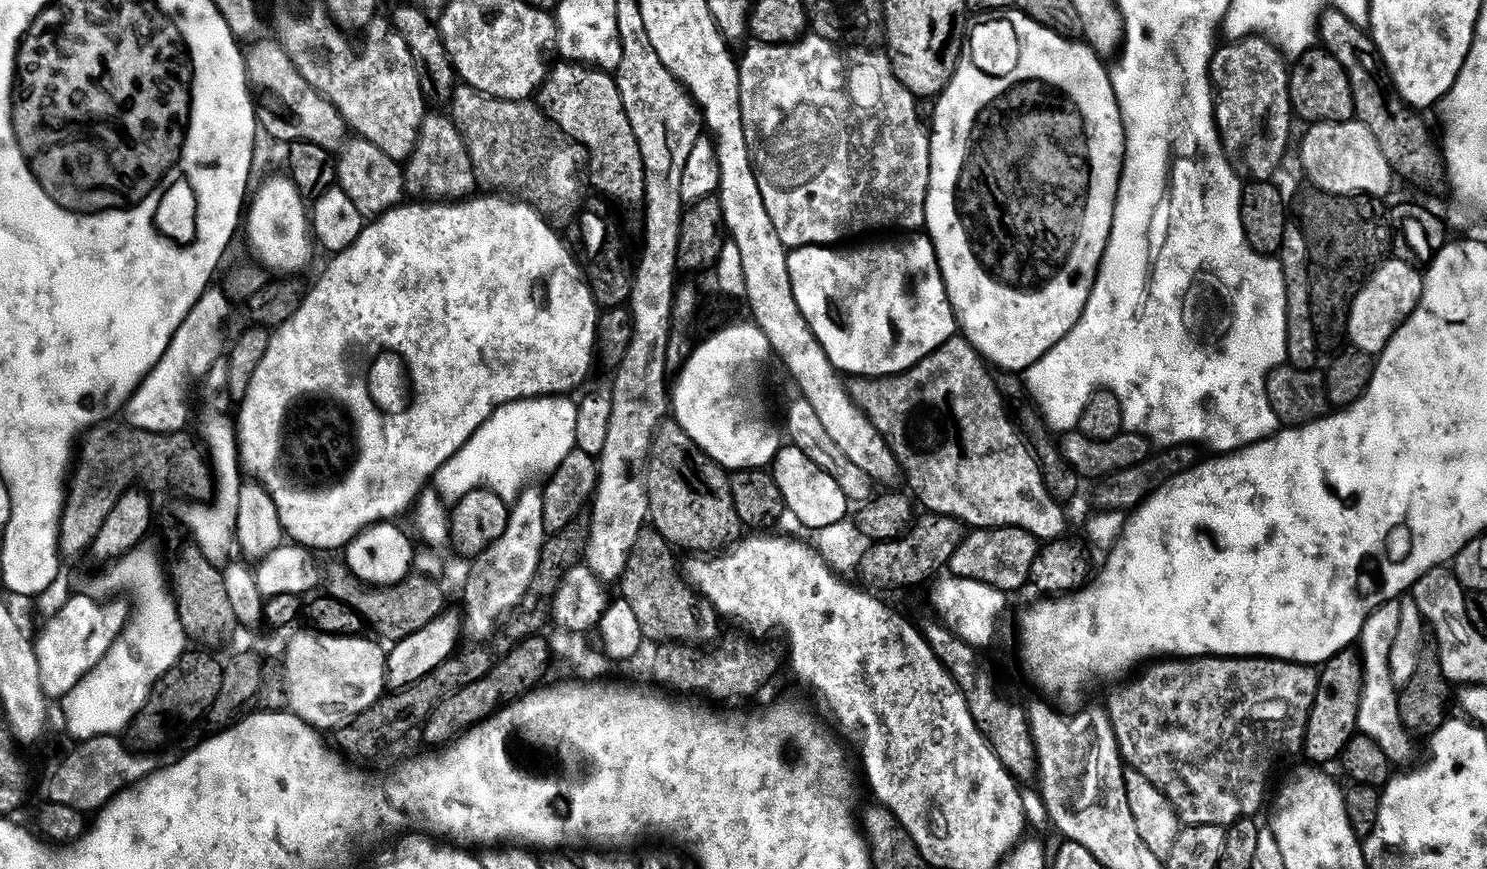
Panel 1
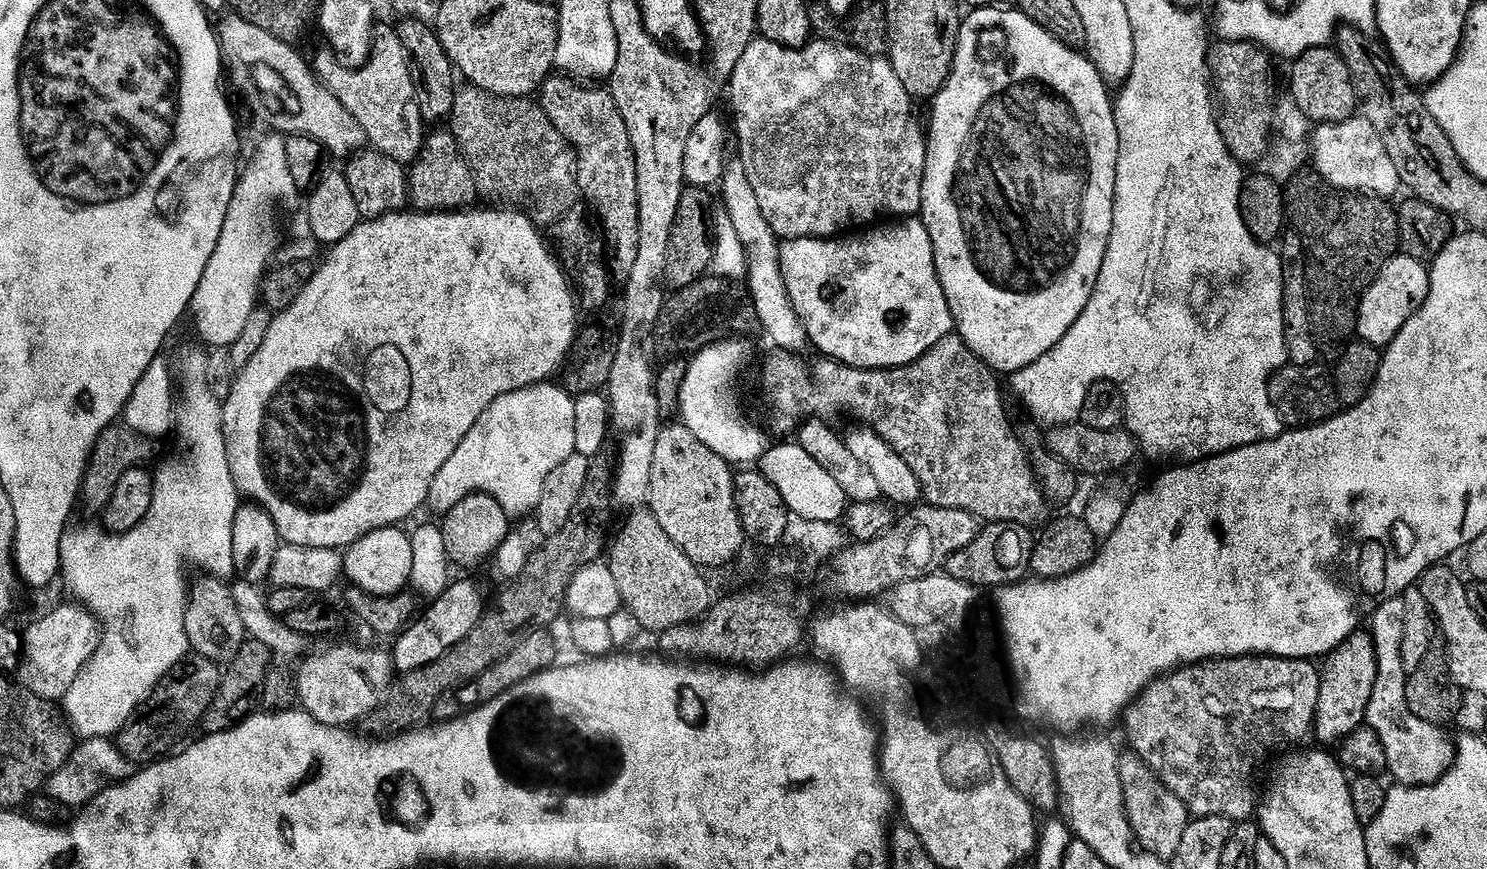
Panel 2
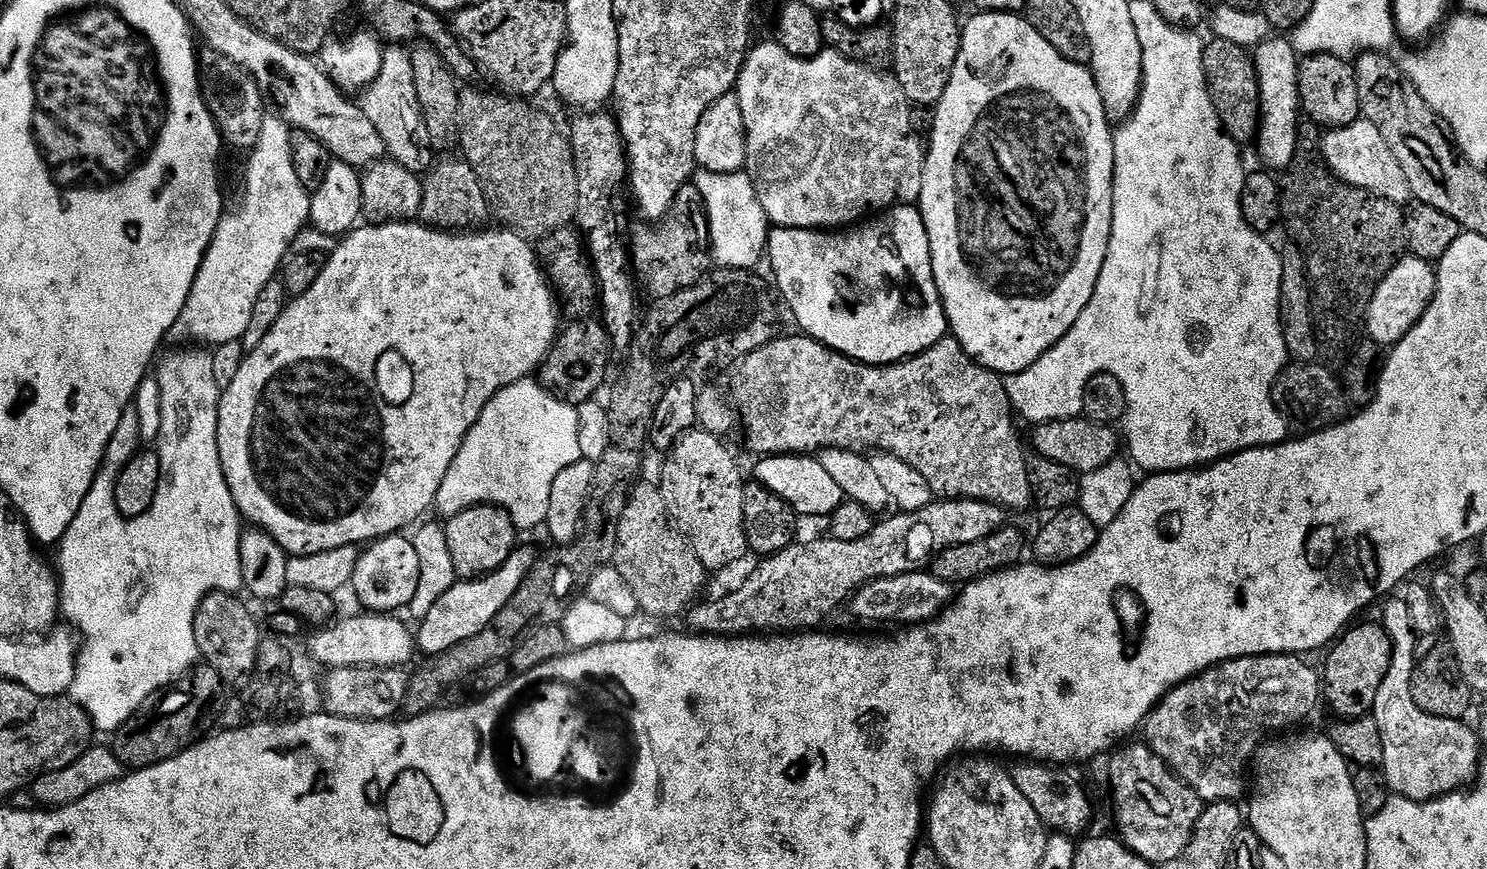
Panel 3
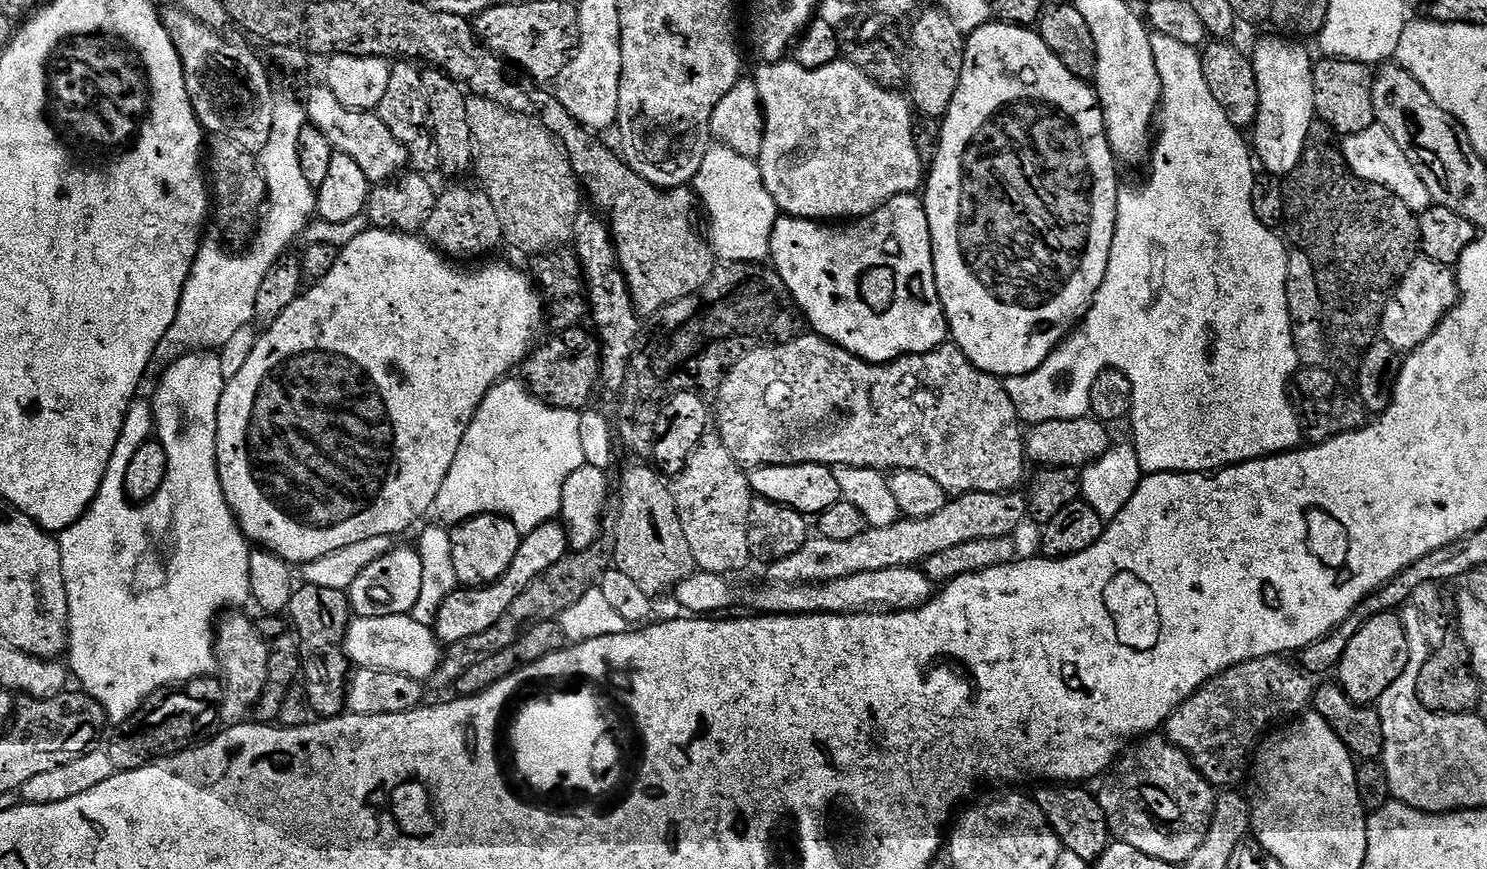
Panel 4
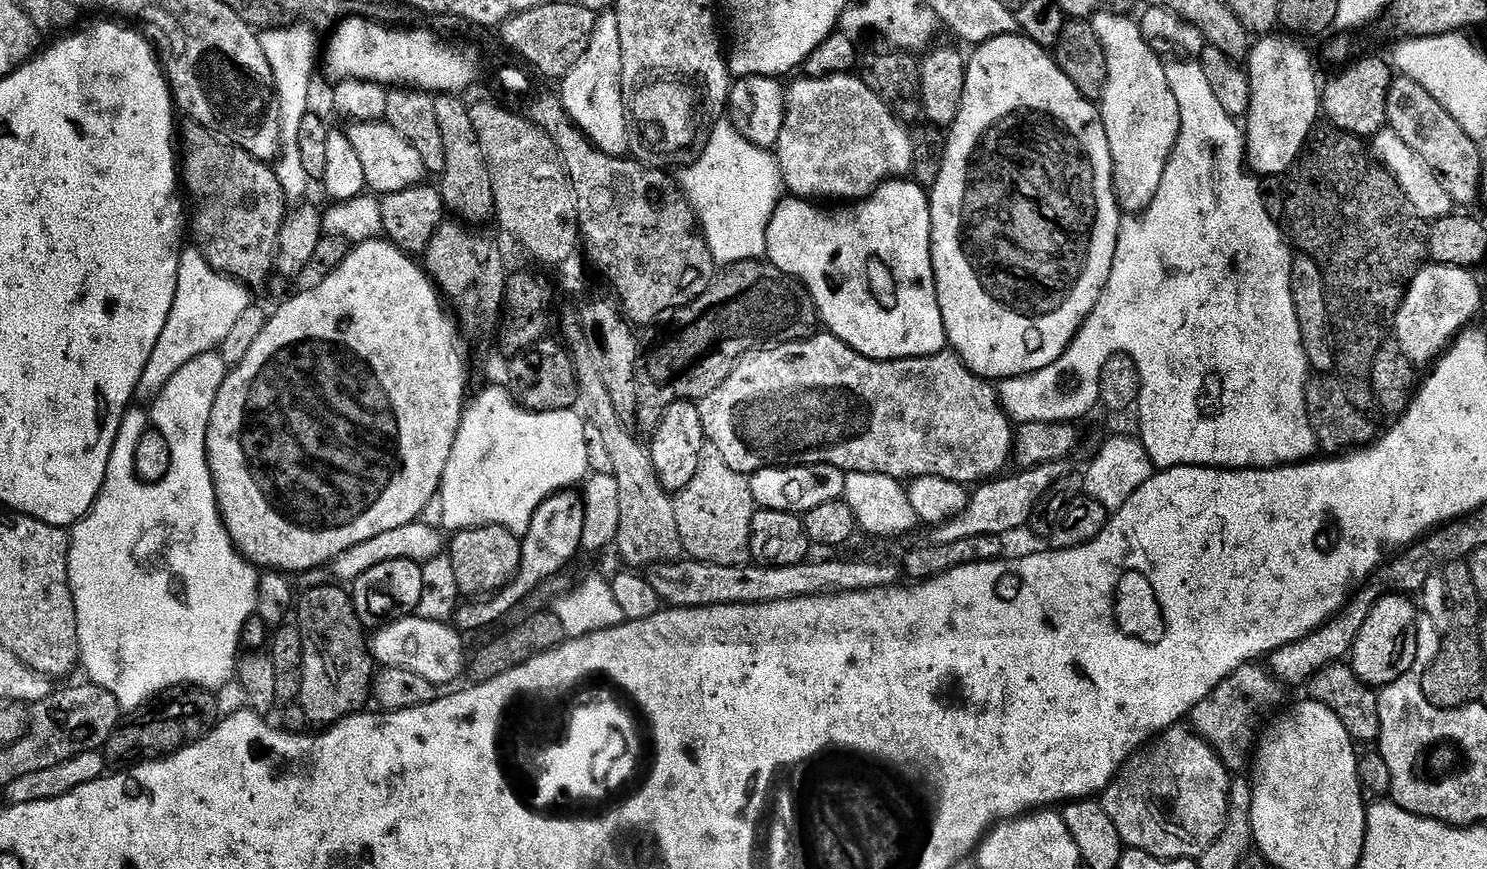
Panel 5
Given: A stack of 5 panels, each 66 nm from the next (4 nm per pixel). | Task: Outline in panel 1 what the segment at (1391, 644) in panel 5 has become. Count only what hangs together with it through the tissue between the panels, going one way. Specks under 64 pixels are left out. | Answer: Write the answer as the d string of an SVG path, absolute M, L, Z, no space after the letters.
M1347 650L1330 658L1327 664L1319 669L1318 675L1318 694L1310 710L1308 732L1304 735L1302 752L1312 759L1309 761L1328 766L1331 760L1339 761L1343 757L1344 747L1357 735L1358 710L1364 689L1364 662L1355 651Z

